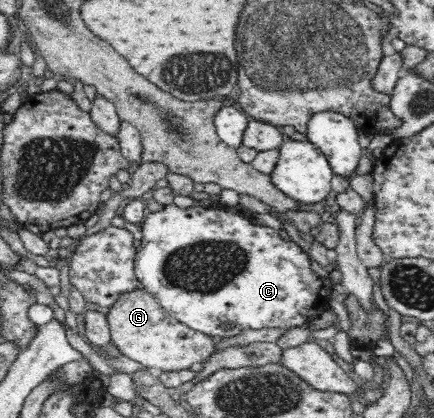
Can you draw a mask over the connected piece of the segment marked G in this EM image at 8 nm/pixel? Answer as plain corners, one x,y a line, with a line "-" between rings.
145,289
121,295
106,316
110,337
123,355
140,362
153,372
177,372
205,362
216,350
213,337
198,333
177,321
162,309
157,299

